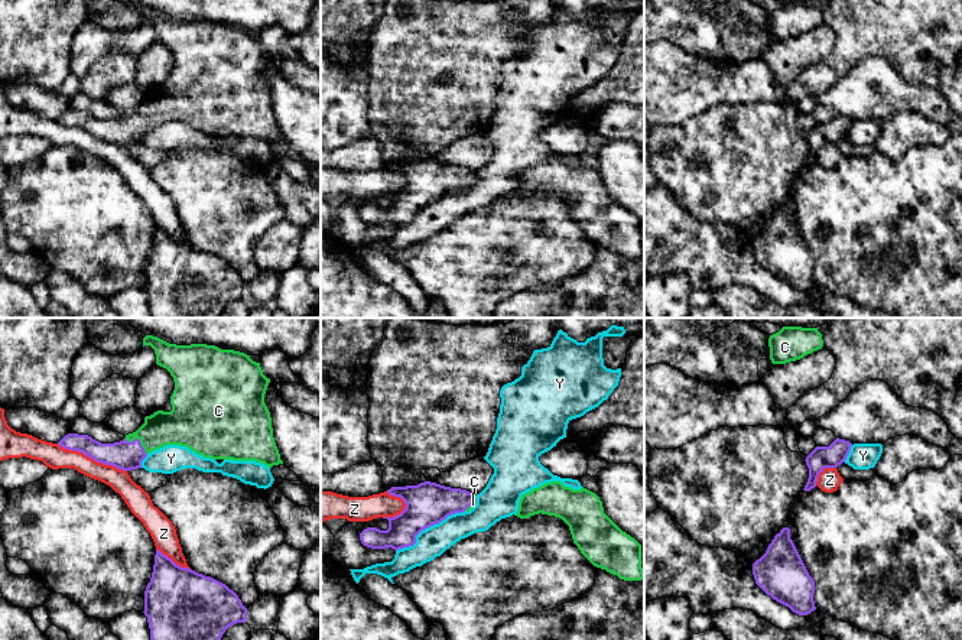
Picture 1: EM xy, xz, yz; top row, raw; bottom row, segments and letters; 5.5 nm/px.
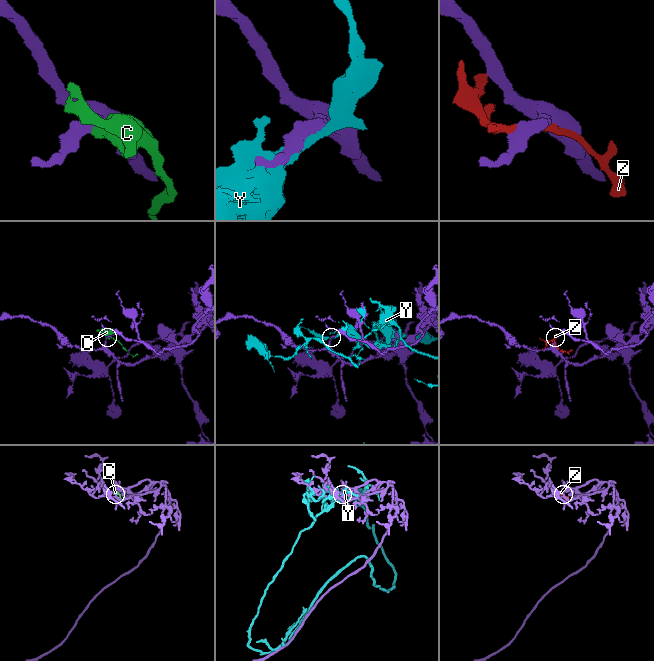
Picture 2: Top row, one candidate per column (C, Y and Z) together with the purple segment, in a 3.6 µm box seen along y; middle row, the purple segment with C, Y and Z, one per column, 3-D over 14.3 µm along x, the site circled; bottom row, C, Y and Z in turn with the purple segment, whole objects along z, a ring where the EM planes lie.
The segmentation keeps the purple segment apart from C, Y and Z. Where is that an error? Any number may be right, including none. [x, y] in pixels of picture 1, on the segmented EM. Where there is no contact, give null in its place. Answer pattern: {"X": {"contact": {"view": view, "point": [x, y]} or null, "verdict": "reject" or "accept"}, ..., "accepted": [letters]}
{"C": {"contact": {"view": "xy", "point": [139, 441]}, "verdict": "accept"}, "Y": {"contact": {"view": "xz", "point": [428, 526]}, "verdict": "reject"}, "Z": {"contact": {"view": "xy", "point": [91, 457]}, "verdict": "reject"}, "accepted": ["C"]}

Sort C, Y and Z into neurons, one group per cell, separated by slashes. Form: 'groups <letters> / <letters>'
groups C / Y / Z

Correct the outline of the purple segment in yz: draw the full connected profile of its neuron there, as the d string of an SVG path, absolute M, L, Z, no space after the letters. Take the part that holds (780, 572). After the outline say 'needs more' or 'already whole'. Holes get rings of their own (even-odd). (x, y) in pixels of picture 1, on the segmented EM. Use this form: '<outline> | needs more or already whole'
M783 527L766 553L753 563L753 575L767 595L793 613L807 615L816 610L815 581L790 539L789 527Z | already whole

